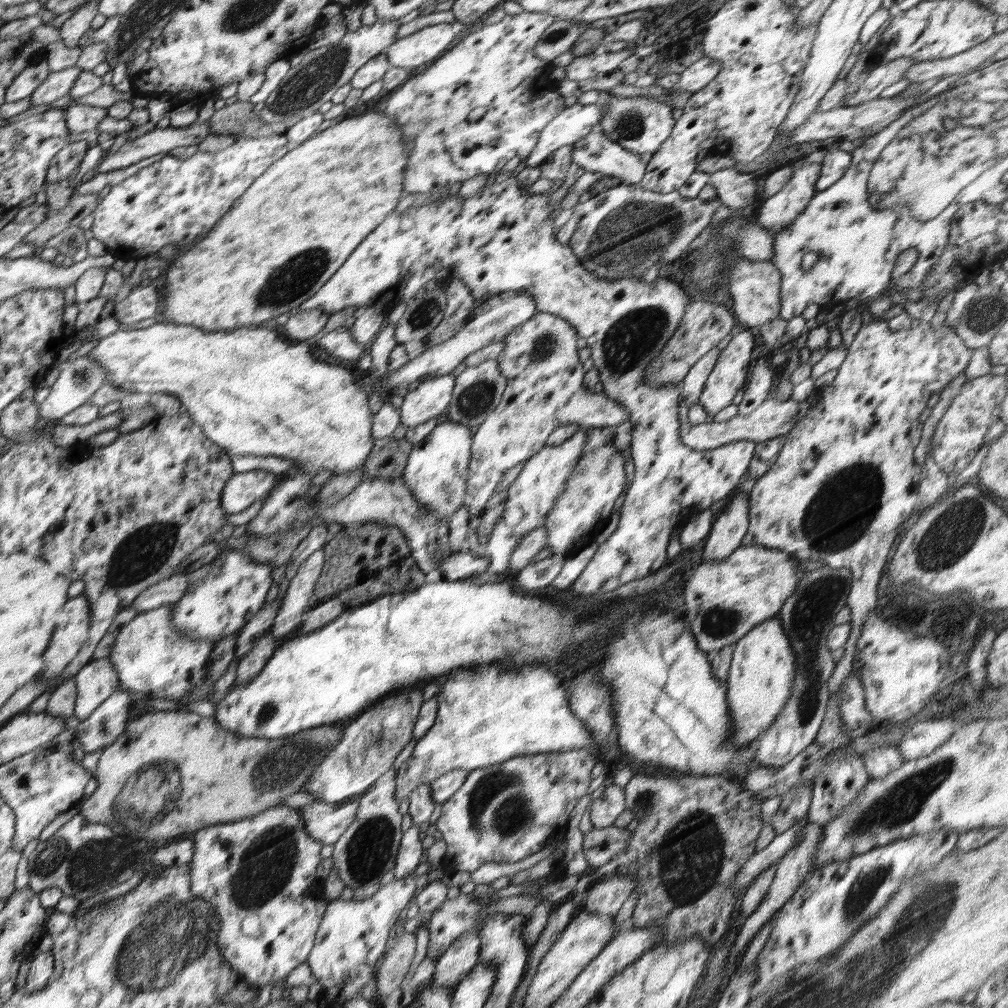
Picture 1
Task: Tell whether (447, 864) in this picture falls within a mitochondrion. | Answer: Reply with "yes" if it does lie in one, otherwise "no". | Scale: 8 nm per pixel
no

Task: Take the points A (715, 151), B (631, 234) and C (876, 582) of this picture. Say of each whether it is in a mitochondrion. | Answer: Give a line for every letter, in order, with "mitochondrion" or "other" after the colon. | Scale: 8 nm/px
A: other
B: mitochondrion
C: other

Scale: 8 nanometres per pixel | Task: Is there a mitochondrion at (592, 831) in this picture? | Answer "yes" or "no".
no

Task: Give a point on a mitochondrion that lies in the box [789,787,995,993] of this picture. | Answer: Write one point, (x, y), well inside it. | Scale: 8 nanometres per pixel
(866, 886)

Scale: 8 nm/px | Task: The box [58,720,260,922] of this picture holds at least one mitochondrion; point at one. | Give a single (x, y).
(146, 789)

